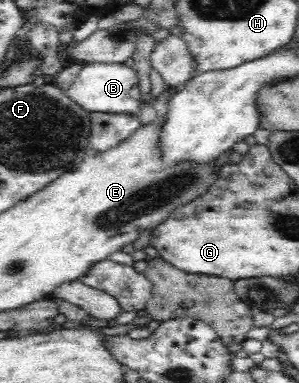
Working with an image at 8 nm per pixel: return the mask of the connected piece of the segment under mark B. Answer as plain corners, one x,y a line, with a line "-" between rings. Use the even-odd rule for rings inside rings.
80,62
80,71
66,93
73,102
88,112
130,113
138,115
142,107
139,102
137,71
116,62

